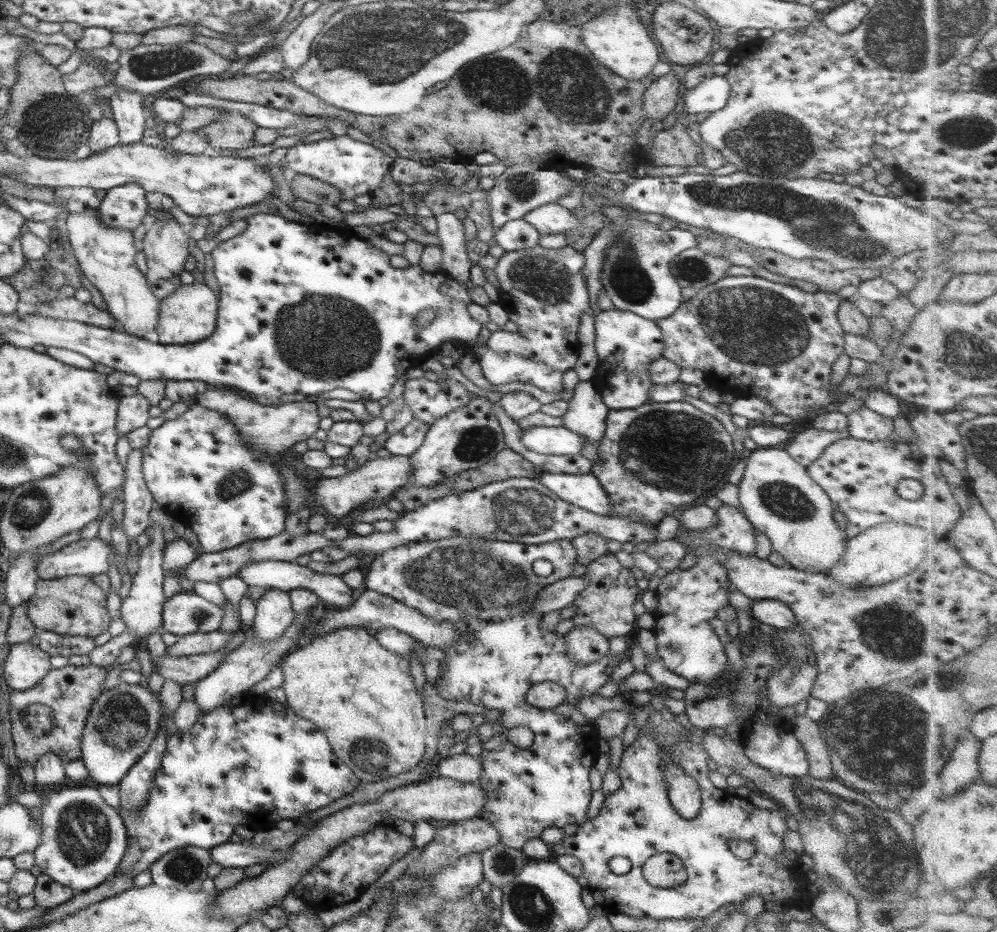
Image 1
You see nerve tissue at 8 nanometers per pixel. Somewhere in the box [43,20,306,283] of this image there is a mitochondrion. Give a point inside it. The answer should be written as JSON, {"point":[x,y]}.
{"point":[161,64]}

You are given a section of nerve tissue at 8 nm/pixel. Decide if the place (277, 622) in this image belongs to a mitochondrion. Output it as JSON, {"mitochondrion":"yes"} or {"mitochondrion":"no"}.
{"mitochondrion":"no"}

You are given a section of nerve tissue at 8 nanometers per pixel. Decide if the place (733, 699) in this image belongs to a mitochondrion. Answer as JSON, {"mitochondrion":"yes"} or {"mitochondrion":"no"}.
{"mitochondrion":"yes"}

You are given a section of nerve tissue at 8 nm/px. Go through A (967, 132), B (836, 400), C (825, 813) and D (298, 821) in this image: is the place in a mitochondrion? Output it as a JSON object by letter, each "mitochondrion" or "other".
{"A":"mitochondrion","B":"other","C":"mitochondrion","D":"other"}

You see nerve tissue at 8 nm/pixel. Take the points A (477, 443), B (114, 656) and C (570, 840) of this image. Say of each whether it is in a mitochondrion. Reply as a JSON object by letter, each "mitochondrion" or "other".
{"A":"mitochondrion","B":"other","C":"other"}

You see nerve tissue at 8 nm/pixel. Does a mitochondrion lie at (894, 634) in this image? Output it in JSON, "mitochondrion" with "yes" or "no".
{"mitochondrion":"yes"}

